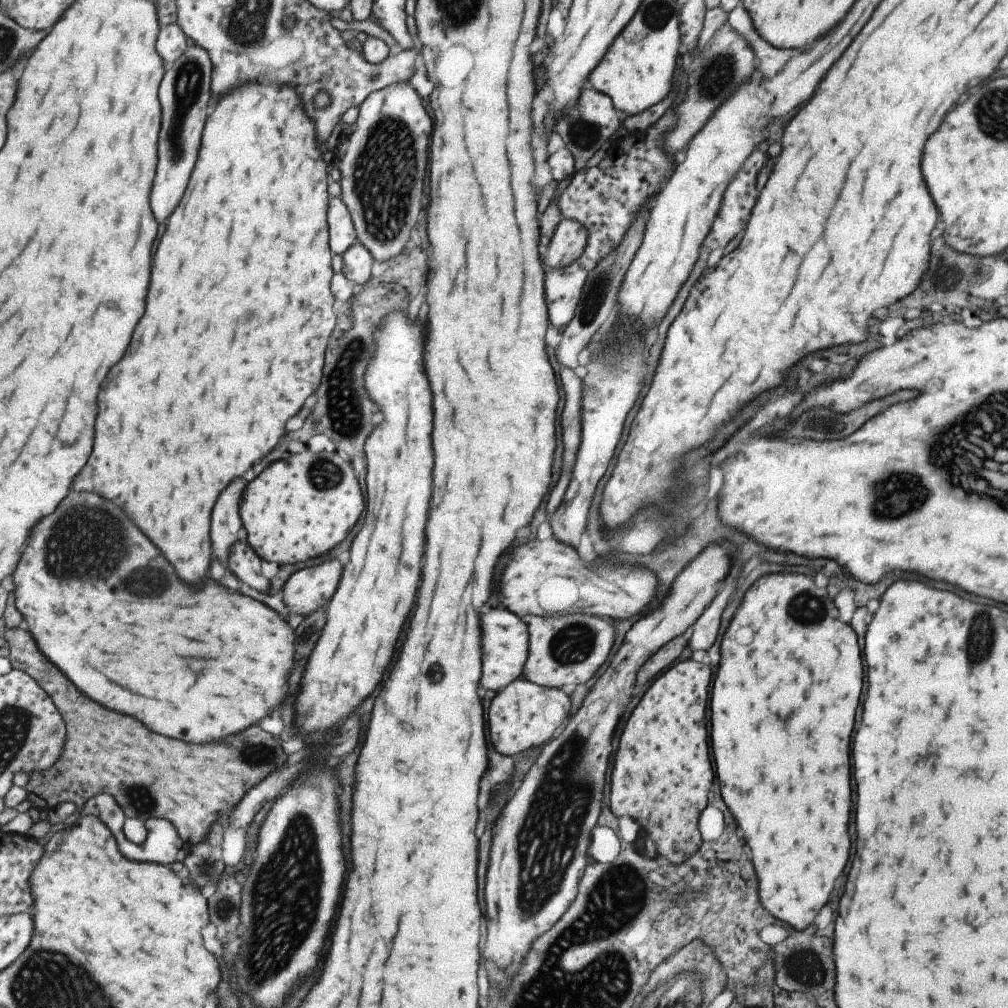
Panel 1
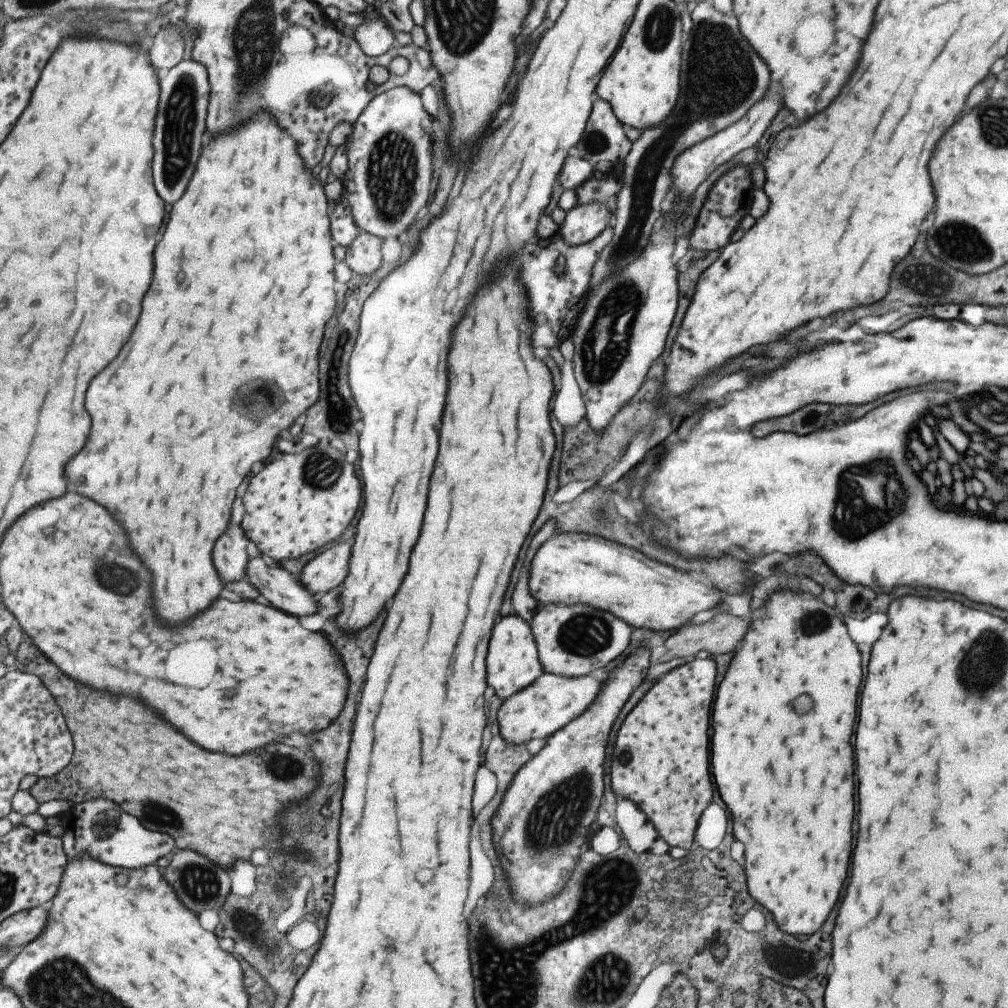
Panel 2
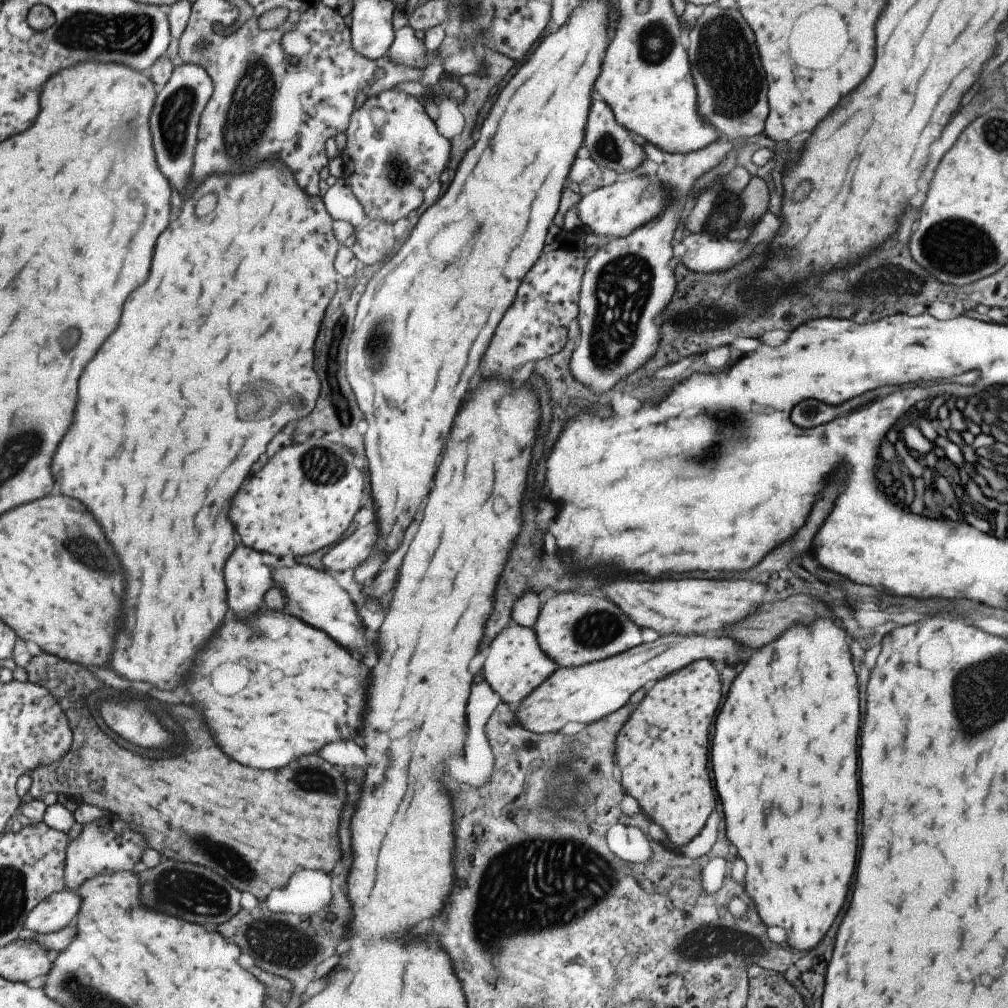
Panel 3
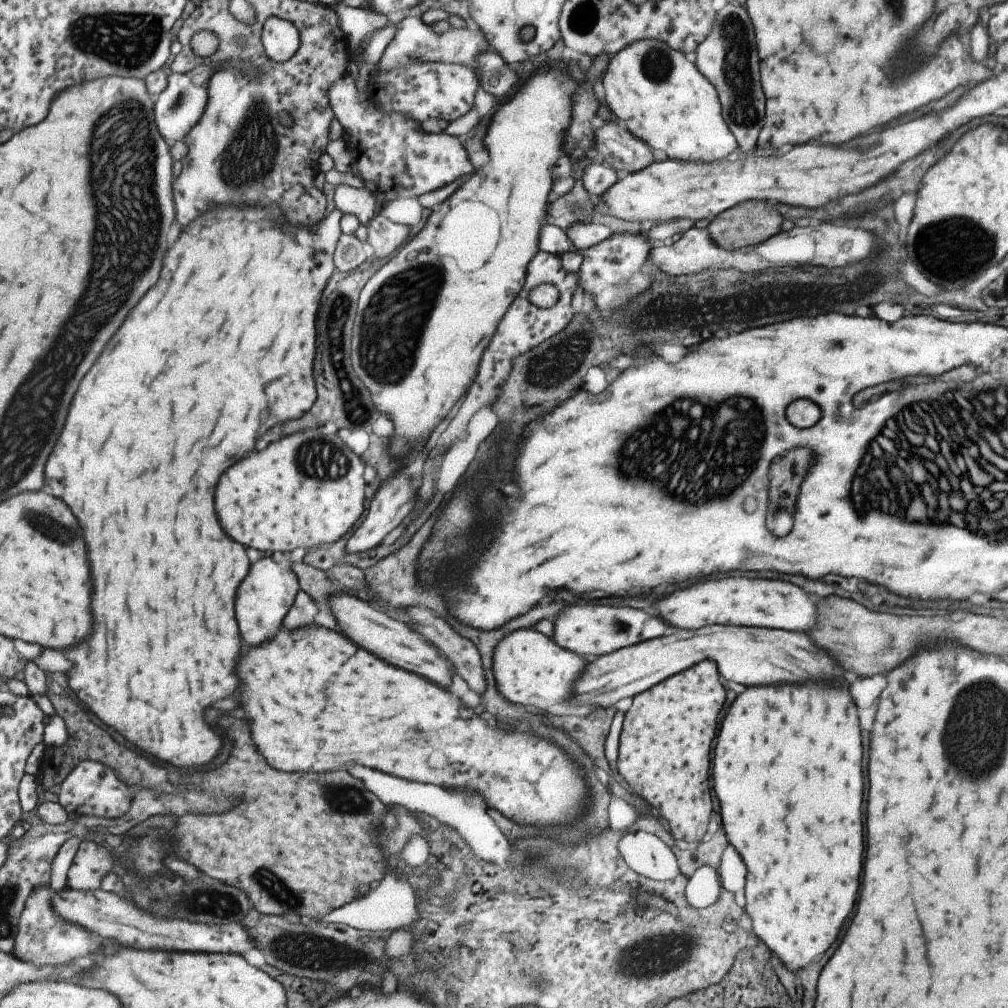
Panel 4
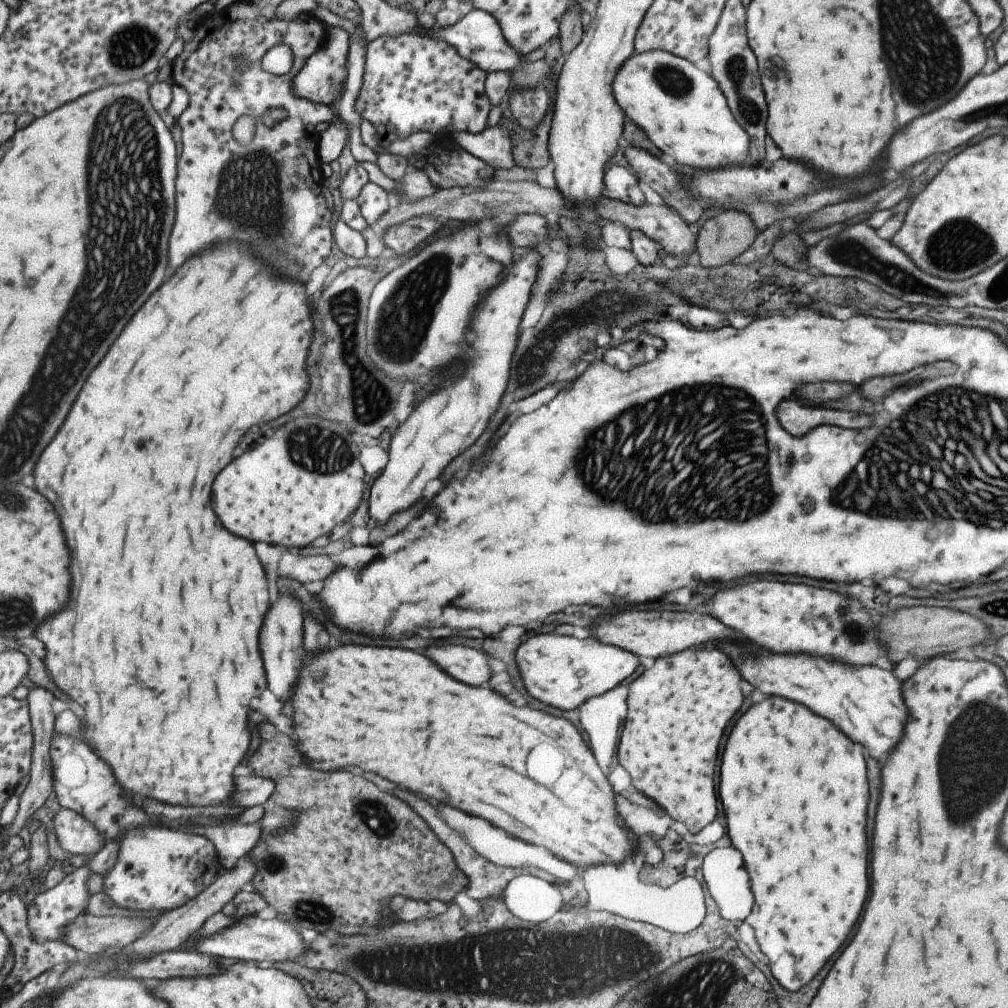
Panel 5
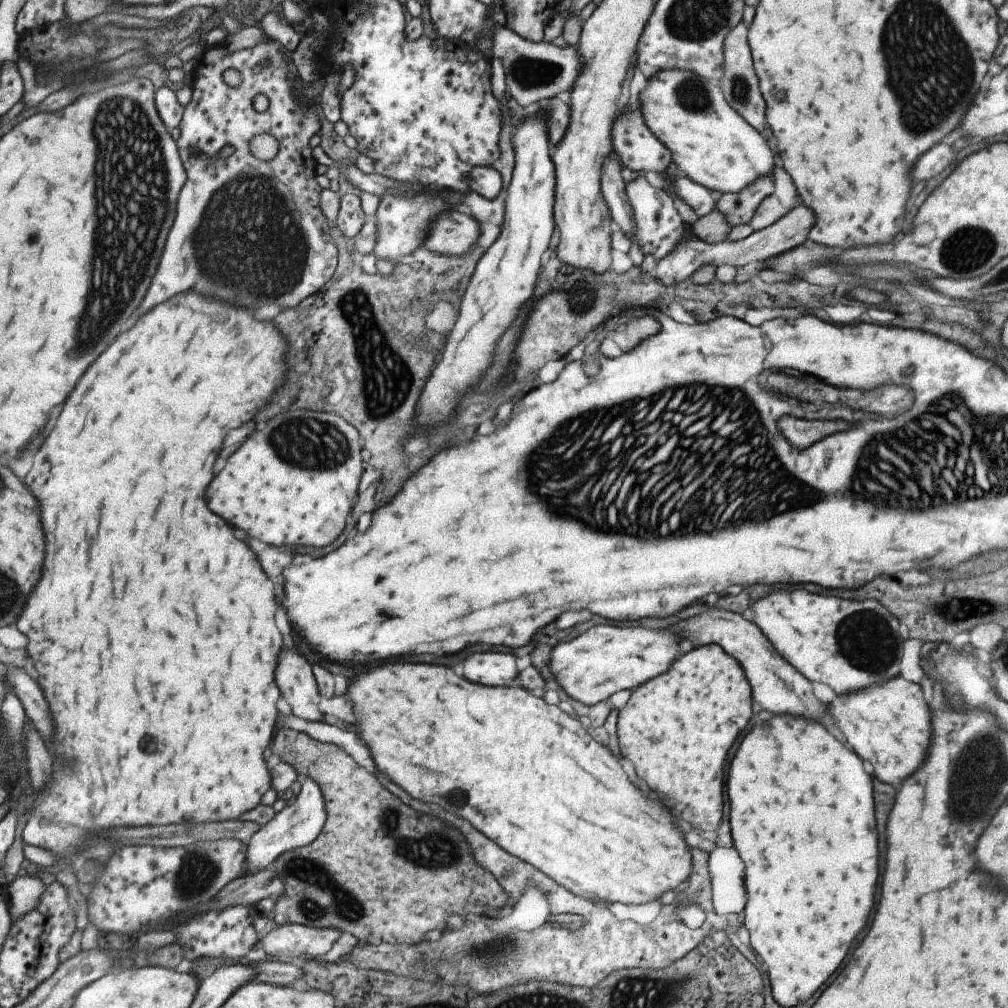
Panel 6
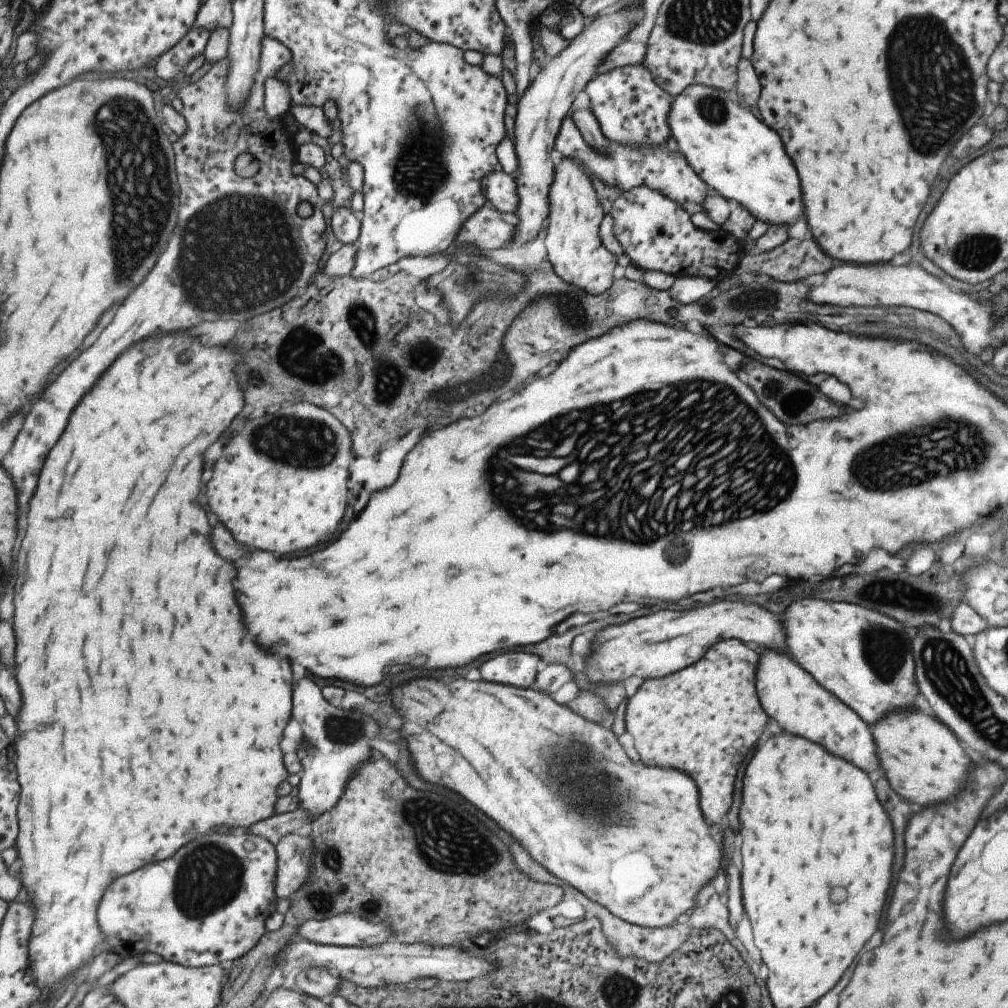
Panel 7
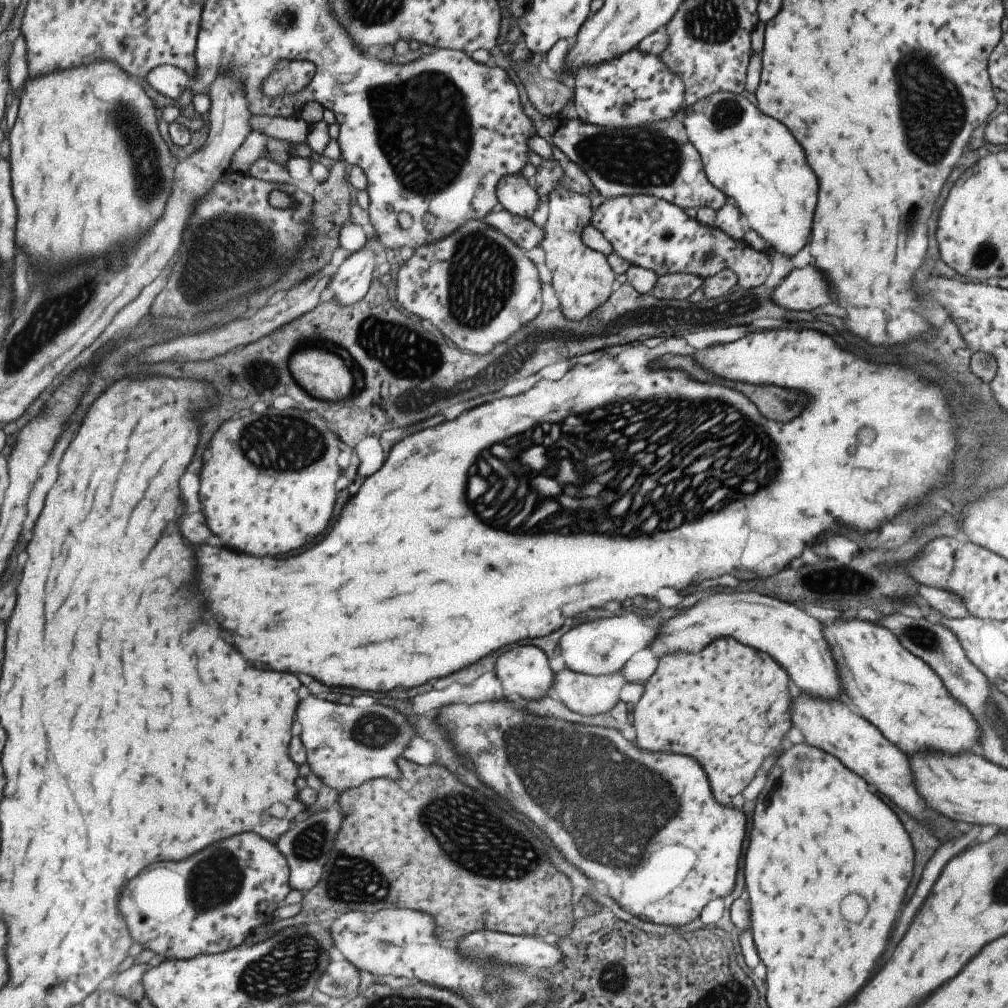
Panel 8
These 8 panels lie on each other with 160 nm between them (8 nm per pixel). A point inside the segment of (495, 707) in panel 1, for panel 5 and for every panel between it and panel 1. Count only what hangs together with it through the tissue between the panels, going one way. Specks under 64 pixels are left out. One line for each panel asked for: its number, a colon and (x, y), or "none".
2: (548, 703)
3: (586, 693)
4: (748, 656)
5: (851, 698)

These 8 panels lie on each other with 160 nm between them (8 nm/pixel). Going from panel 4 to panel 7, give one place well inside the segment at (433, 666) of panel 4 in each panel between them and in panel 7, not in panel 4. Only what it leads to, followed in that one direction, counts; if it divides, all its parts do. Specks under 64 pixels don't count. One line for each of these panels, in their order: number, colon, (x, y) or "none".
5: (467, 666)
6: (492, 668)
7: (517, 669)

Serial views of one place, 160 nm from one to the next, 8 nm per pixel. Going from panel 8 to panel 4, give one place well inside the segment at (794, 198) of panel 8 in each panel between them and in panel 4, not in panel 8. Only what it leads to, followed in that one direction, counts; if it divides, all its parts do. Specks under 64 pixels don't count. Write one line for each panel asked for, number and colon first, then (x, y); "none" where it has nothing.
4: (662, 99)
5: (681, 110)
6: (706, 139)
7: (732, 152)

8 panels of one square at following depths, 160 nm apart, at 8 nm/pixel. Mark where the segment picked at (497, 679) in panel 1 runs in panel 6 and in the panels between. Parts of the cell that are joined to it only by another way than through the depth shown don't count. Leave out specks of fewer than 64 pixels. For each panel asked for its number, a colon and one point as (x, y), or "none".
2: (512, 663)
3: (515, 665)
4: (529, 669)
5: (562, 672)
6: (603, 660)

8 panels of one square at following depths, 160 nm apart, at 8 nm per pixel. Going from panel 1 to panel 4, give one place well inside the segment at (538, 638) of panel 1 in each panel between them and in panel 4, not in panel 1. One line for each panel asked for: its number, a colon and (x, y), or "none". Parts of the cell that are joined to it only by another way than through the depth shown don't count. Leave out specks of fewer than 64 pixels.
2: (572, 641)
3: (570, 627)
4: (589, 630)

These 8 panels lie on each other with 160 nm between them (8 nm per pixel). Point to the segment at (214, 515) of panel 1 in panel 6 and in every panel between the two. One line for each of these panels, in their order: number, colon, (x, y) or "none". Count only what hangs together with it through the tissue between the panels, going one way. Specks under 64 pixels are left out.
2: (229, 558)
3: (246, 578)
4: (267, 592)
5: (280, 646)
6: (293, 676)

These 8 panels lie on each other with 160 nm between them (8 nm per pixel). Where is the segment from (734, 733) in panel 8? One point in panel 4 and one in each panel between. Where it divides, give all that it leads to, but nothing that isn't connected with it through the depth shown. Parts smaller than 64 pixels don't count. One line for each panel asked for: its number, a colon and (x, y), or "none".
4: (663, 747)
5: (677, 710)
6: (676, 728)
7: (700, 720)

